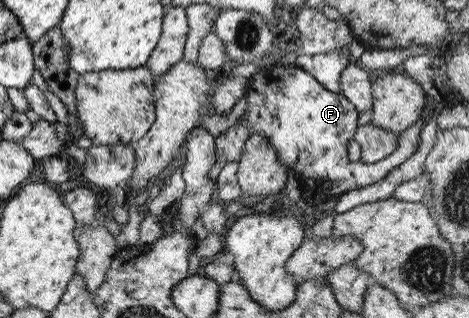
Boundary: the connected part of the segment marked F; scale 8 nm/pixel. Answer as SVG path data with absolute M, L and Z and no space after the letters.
M279 64L260 68L248 79L244 97L247 98L246 112L238 119L238 124L244 124L249 135L258 132L270 142L281 161L279 164L285 167L286 172L299 177L303 189L300 198L309 204L379 181L415 152L420 128L430 116L438 113L432 98L425 95L421 116L397 134L396 149L382 161L362 163L350 162L346 156L346 143L353 139L358 126L357 109L342 94L324 89L302 68Z

